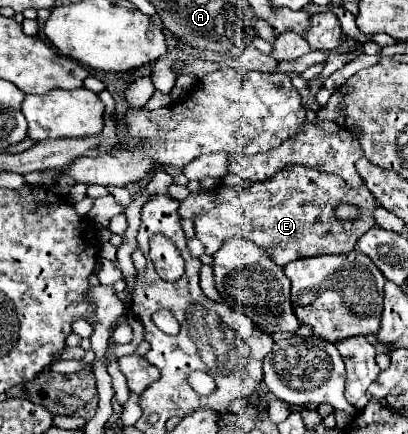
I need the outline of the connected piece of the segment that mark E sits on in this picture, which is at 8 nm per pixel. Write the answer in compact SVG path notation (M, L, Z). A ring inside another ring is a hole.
M287 166L275 176L249 186L221 184L213 190L191 192L181 202L179 216L195 222L195 234L203 242L207 254L215 254L227 238L241 236L259 244L259 248L283 268L297 258L351 252L357 238L375 224L371 216L373 208L375 198L365 186L353 190L347 188L339 176L303 166ZM339 202L359 206L361 216L355 220L339 220L335 216Z

